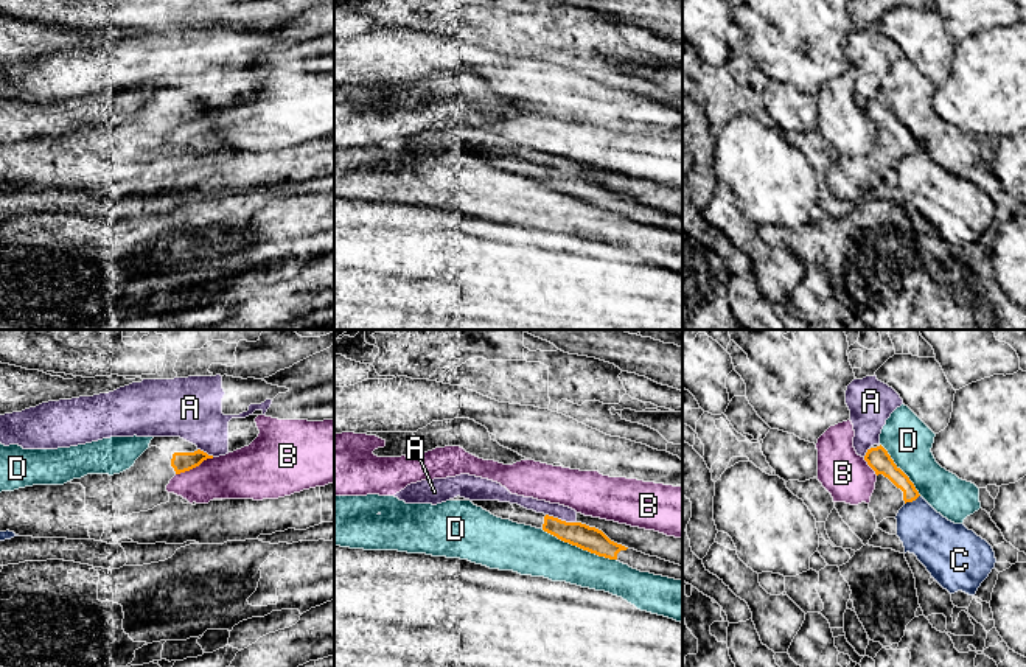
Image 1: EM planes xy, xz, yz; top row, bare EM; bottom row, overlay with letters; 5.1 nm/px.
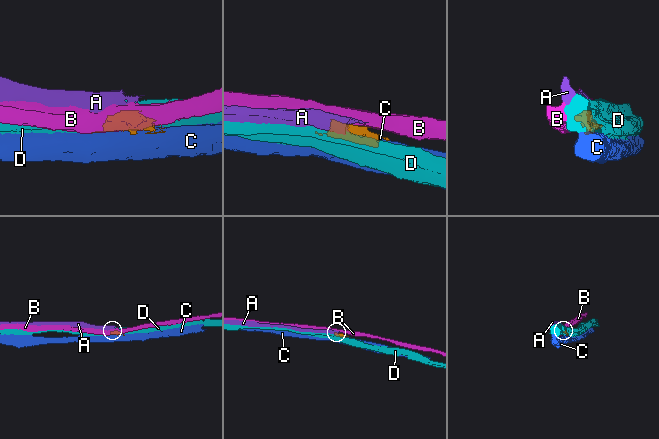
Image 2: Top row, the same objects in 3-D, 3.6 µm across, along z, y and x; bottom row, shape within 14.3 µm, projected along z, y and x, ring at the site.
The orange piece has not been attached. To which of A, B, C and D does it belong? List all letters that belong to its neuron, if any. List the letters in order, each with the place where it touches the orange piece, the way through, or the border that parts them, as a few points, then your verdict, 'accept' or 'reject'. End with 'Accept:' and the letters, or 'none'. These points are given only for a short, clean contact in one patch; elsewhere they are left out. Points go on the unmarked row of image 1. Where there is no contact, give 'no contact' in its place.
A: contact xz (560, 171); border xz (546, 165), (575, 174); reject
B: contact xy (195, 118); reject
C: contact yz (911, 153); reject
D: contact xz (579, 198); reject
Accept: none

